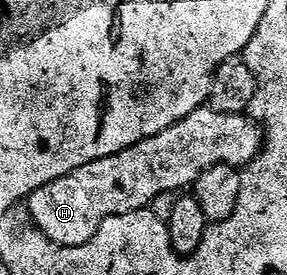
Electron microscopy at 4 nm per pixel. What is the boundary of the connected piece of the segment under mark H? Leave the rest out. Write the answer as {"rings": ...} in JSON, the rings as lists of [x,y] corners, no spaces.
{"rings":[[[210,107],[196,109],[186,119],[166,127],[158,135],[139,141],[129,149],[118,151],[109,157],[86,163],[72,173],[62,175],[42,187],[38,187],[26,199],[27,216],[31,224],[43,230],[54,243],[59,245],[85,245],[102,227],[102,223],[111,217],[133,213],[139,209],[147,209],[159,199],[163,193],[175,194],[187,187],[195,186],[198,178],[215,165],[243,167],[259,155],[262,148],[262,129],[257,122],[239,113],[219,113]]]}

